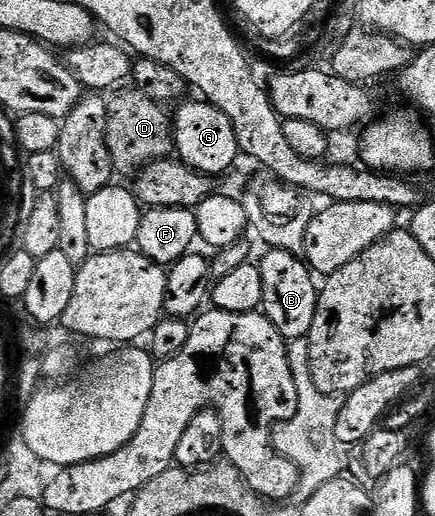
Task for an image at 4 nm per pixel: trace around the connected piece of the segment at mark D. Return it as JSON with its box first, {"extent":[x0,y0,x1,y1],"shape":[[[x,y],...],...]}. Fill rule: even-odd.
{"extent":[107,89,175,175],"shape":[[[122,89],[108,99],[107,148],[111,148],[113,169],[118,175],[140,172],[161,158],[170,157],[175,150],[175,135],[171,114],[162,103],[151,100],[142,90]],[[133,170],[133,171],[132,171]]]}

